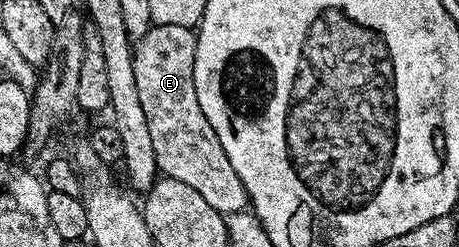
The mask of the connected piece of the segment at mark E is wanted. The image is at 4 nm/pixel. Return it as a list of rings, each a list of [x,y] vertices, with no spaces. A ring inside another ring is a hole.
[[[176,24],[151,25],[150,31],[137,39],[133,49],[136,92],[140,92],[140,104],[148,120],[158,174],[188,184],[223,216],[243,213],[248,206],[244,184],[236,176],[228,156],[224,156],[224,148],[220,148],[220,140],[216,132],[212,132],[212,124],[208,124],[200,100],[196,100],[195,31]]]

